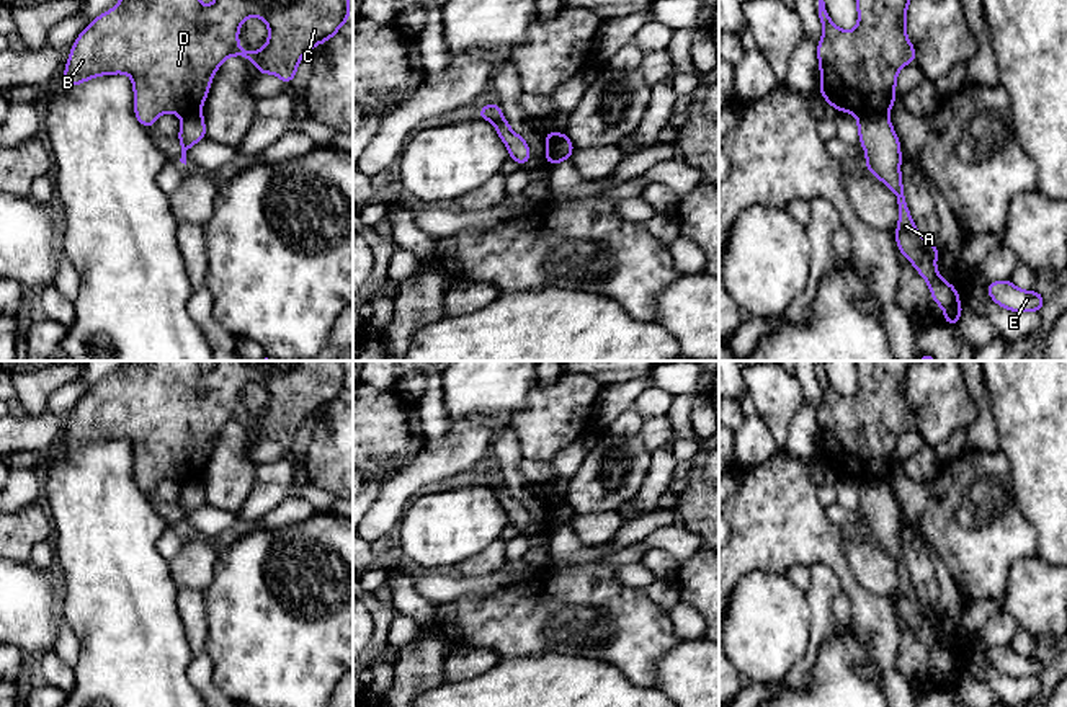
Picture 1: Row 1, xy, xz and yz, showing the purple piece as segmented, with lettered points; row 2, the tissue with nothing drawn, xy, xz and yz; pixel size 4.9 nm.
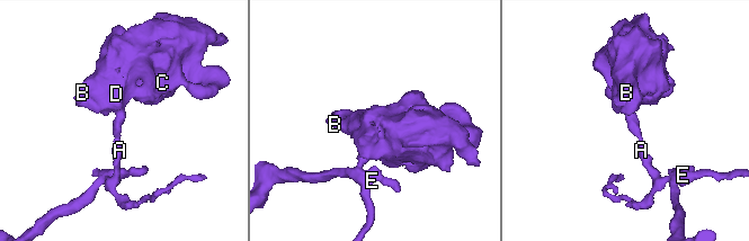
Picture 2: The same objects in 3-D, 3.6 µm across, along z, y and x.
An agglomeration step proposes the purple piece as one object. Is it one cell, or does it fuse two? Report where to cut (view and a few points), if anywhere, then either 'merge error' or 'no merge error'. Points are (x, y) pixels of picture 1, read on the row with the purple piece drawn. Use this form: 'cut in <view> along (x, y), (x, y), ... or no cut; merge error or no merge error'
cut in xz along (558, 133), (549, 142), (551, 164); merge error

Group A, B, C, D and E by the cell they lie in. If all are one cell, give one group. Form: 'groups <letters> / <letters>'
groups A E / B C D

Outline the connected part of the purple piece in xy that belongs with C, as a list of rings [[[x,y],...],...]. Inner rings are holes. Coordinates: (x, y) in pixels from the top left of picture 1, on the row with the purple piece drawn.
[[[119,0],[78,34],[64,70],[64,87],[100,75],[127,73],[134,88],[134,114],[149,129],[163,113],[175,113],[180,118],[198,113],[206,101],[214,72],[232,56],[252,60],[260,75],[273,73],[289,85],[302,56],[317,44],[327,42],[348,21],[350,3],[348,0],[214,0],[209,7],[203,7],[199,0]],[[250,16],[261,18],[270,29],[268,41],[258,52],[239,47],[240,24]]]

